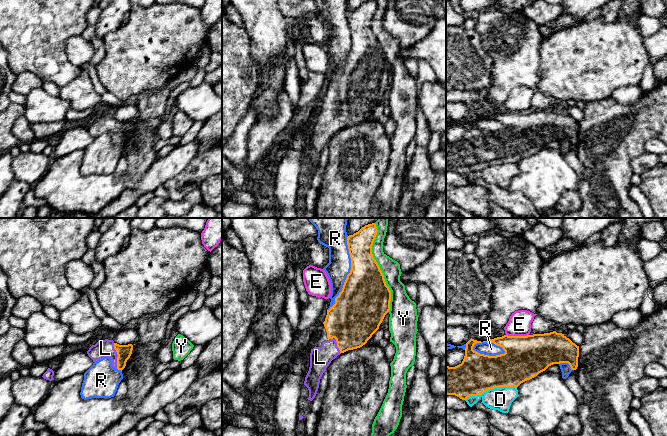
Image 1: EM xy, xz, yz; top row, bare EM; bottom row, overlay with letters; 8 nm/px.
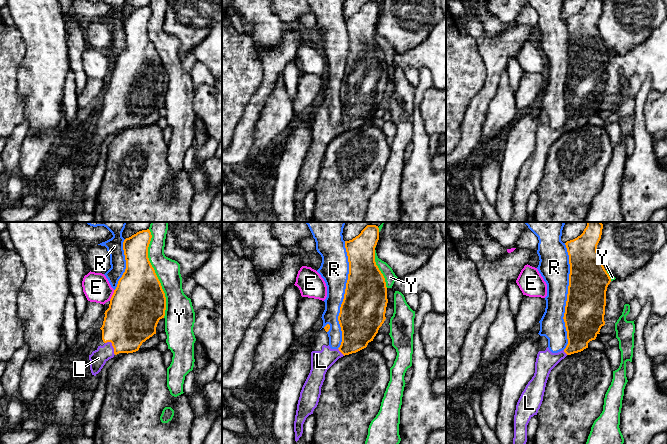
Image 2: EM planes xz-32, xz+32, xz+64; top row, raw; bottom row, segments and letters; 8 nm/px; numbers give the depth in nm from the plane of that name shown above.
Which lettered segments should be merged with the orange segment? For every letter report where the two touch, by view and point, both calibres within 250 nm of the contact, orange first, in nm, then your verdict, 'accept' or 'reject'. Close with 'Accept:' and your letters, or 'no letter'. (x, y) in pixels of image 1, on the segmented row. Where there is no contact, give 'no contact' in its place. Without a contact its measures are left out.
D: yz (490, 388) | 320/180 nm | reject
E: yz (517, 336) | 340/190 nm | reject
L: xy (118, 356) | 120/140 nm | accept
R: xz (349, 273) | 400/190 nm | reject
Y: xz (379, 267) | 380/150 nm | reject
Accept: L

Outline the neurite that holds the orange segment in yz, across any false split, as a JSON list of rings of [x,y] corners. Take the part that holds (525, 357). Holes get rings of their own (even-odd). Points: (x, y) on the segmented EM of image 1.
[[[556,331],[527,336],[504,335],[483,342],[494,343],[502,347],[505,353],[496,356],[480,354],[474,351],[473,347],[482,342],[471,338],[466,343],[462,363],[455,367],[446,366],[446,395],[455,395],[466,400],[470,396],[481,395],[489,389],[517,388],[521,383],[534,378],[553,364],[568,363],[572,370],[578,367],[579,346]]]

